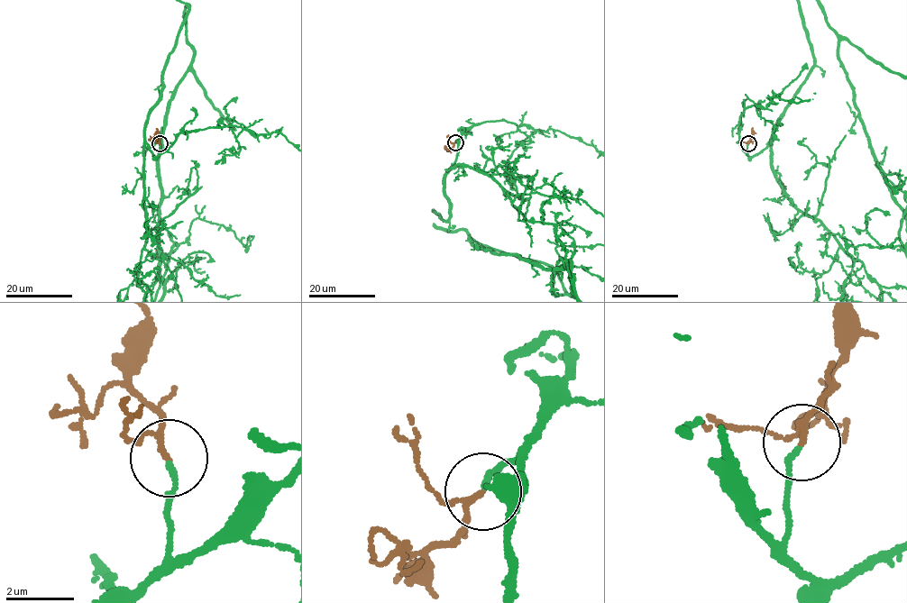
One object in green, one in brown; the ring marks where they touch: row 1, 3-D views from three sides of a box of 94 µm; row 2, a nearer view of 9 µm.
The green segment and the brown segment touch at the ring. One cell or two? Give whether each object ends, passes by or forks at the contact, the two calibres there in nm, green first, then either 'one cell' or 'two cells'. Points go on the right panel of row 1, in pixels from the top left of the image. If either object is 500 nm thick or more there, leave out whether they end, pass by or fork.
green ends there; brown passes by; 150 nm thick on the green side, 120 nm on the other; one cell

